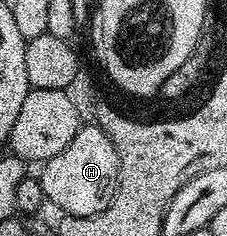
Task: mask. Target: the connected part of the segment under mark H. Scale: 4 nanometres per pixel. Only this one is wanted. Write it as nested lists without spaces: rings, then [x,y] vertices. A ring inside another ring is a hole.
[[[86,123],[77,131],[75,138],[67,142],[67,150],[59,150],[55,158],[44,161],[42,168],[45,169],[39,173],[39,179],[46,201],[62,208],[60,211],[66,216],[90,216],[102,212],[117,188],[120,161],[113,140],[107,138],[96,124]]]

